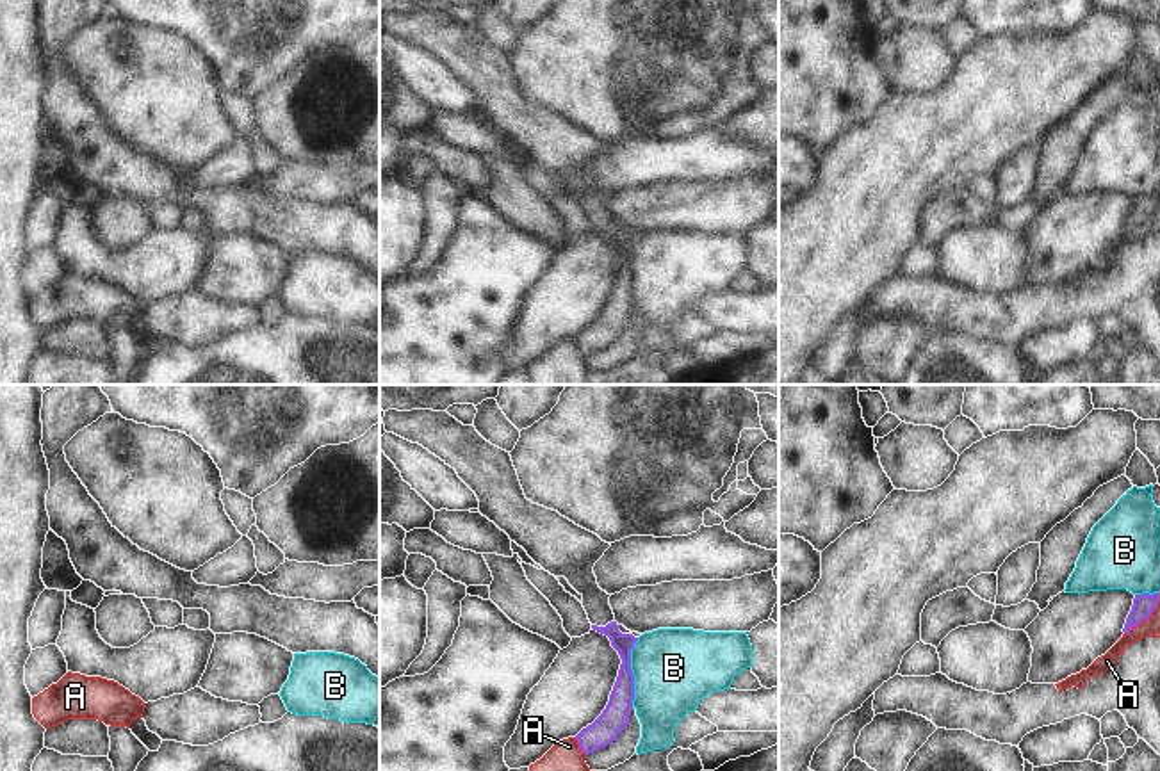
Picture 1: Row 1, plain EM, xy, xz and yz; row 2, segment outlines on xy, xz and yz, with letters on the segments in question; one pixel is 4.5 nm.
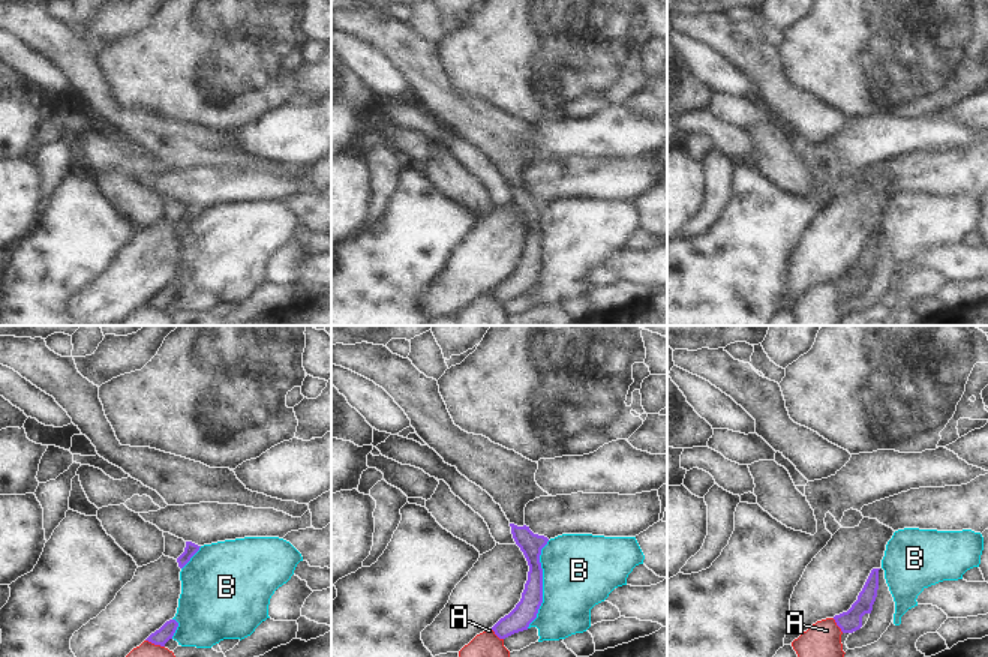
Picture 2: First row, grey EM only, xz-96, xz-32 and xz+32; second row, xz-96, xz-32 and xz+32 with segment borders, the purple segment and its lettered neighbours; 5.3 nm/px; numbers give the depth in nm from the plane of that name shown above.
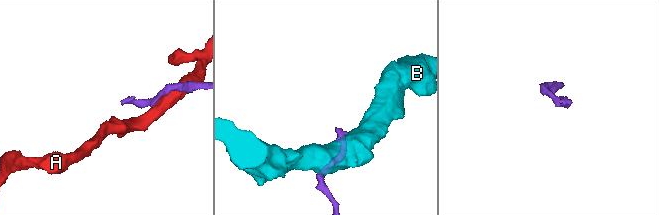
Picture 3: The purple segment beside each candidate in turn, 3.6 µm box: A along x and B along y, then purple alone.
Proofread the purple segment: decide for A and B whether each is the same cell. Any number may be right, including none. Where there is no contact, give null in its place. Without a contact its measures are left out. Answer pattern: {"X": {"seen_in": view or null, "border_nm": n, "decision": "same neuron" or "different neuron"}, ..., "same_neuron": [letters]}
{"A": {"seen_in": "yz", "border_nm": 220, "decision": "different neuron"}, "B": {"seen_in": "xz", "border_nm": 320, "decision": "different neuron"}, "same_neuron": []}

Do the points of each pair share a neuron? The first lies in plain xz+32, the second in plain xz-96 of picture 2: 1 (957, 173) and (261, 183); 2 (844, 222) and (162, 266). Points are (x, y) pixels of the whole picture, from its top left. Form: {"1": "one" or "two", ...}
{"1": "one", "2": "one"}

